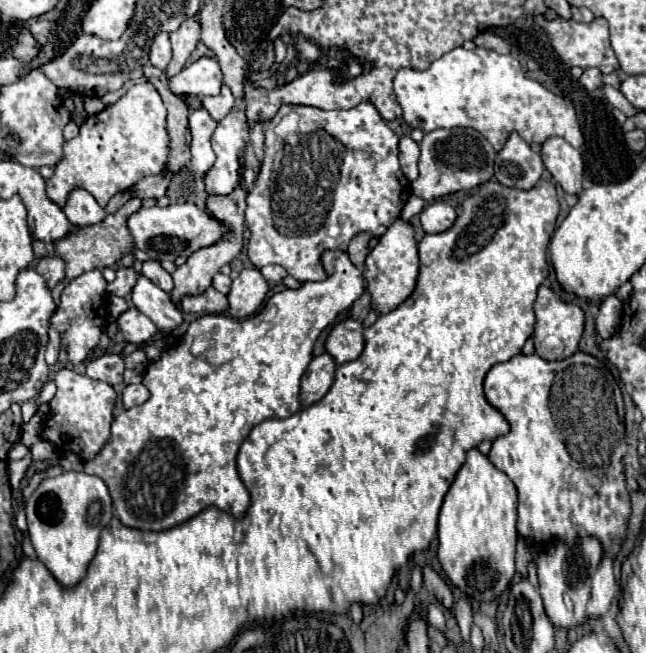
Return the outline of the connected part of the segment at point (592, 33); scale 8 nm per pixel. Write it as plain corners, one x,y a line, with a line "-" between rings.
534,17
548,33
554,51
558,53
558,57
562,57
562,61
568,67
580,65
580,67
598,67
602,73
612,73
618,69
618,59
610,47
610,39
608,39
608,31
606,31
606,21
604,19
594,19
588,25
580,25
576,21
566,21
562,17
556,17
554,21
544,21
544,17

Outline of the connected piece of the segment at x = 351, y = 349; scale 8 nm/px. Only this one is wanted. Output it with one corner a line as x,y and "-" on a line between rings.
346,319
334,325
326,339
326,351
338,365
354,361
364,351
364,325
356,319

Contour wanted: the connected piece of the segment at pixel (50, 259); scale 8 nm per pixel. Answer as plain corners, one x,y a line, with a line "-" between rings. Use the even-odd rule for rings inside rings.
46,255
46,257
42,257
42,259
36,263
36,271
46,277
50,289
52,289
60,279
64,279
64,269
66,269
64,261
62,261
60,257
54,257
54,255

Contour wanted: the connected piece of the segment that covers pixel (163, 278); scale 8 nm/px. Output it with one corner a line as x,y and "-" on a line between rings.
146,261
144,267
142,267
142,273
144,273
150,281
154,281
162,291
166,291
166,293
172,291
172,287
174,287
172,277
170,277
170,273
166,273
166,271
162,269
162,265
160,265
158,261

